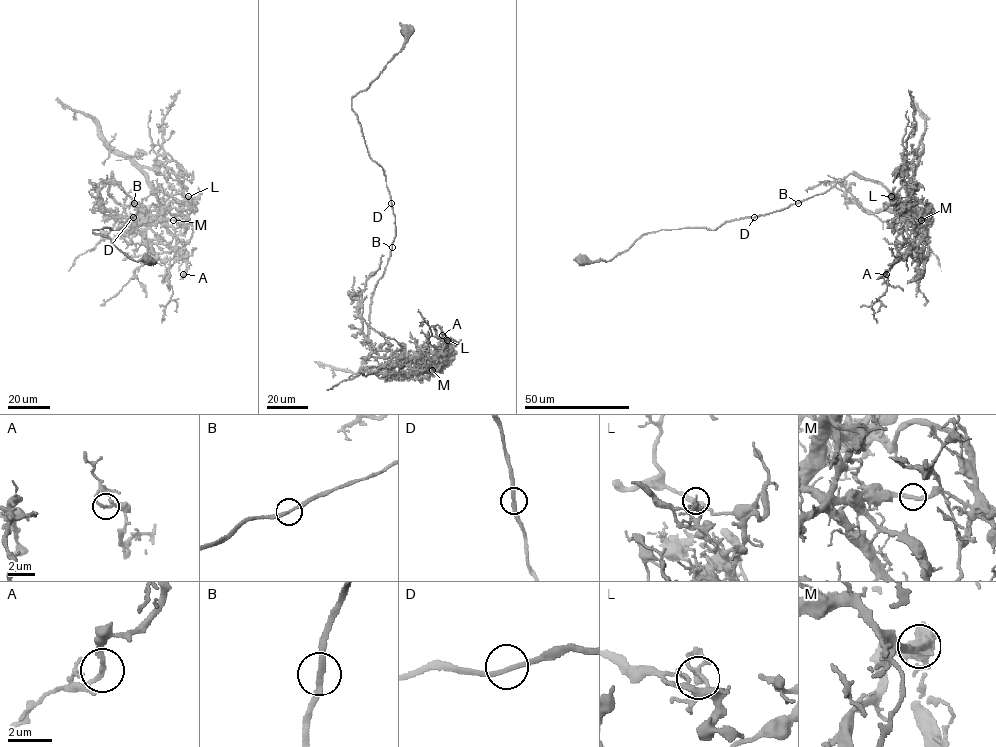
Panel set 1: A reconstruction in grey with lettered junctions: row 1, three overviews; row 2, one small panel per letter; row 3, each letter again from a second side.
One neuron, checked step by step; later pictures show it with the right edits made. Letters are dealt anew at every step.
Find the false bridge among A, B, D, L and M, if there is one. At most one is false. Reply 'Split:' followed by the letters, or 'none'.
Split: M

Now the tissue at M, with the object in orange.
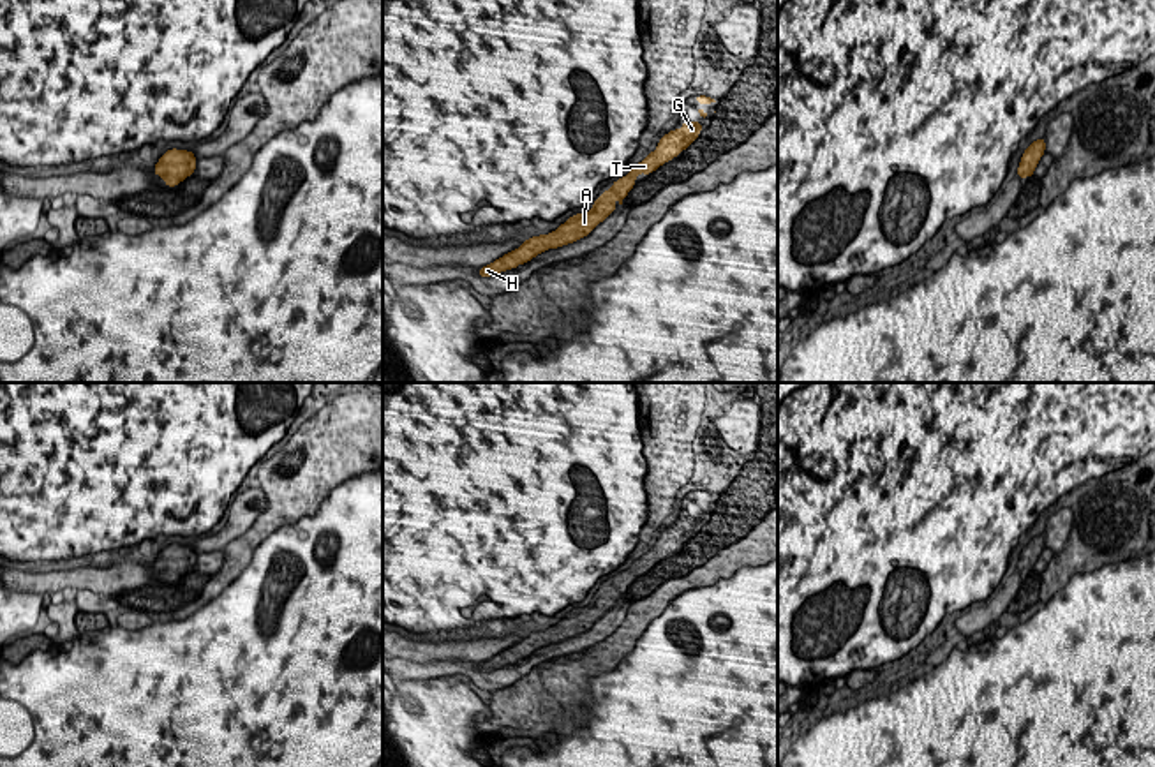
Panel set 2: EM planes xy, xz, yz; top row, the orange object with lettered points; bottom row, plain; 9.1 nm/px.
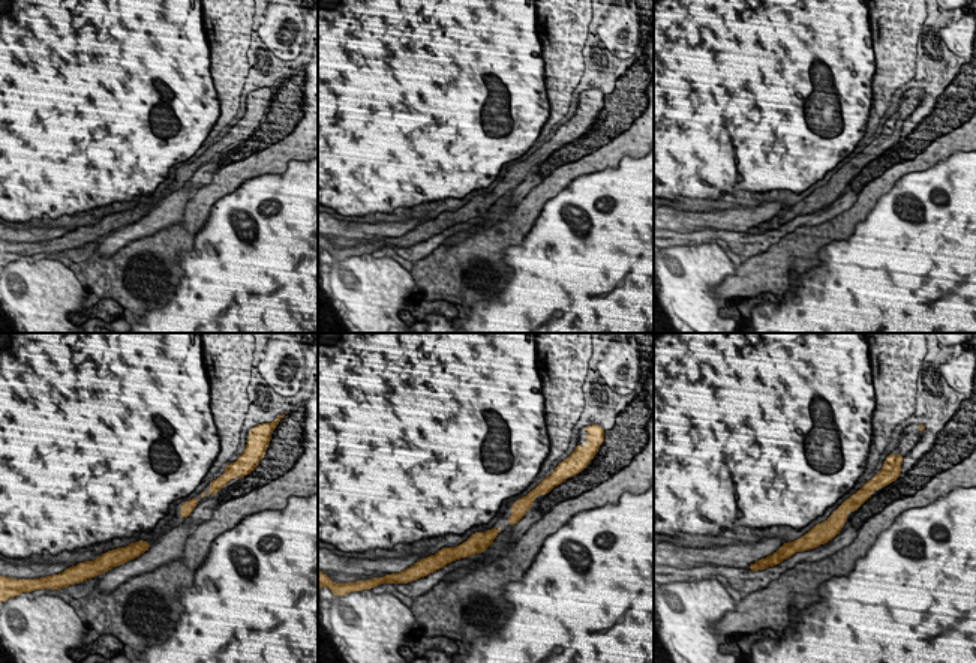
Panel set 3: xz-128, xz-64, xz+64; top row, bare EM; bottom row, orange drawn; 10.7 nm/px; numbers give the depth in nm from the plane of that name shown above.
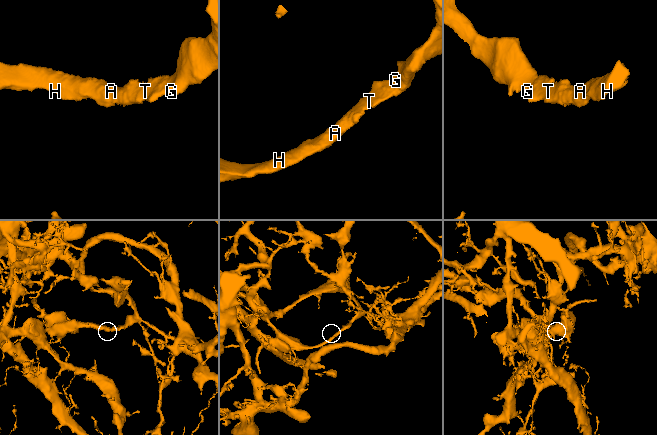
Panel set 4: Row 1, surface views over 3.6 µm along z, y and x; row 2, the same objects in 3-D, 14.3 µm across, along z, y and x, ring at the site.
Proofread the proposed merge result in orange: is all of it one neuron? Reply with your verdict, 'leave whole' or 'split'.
split

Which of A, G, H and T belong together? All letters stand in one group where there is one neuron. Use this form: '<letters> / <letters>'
A G T / H

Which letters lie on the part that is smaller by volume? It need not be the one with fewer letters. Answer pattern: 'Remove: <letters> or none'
Remove: H

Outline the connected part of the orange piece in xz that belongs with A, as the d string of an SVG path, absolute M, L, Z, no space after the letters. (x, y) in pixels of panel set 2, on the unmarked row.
M686 515L681 524L674 524L661 531L654 547L651 547L642 557L635 559L626 571L615 575L610 584L600 589L592 598L591 607L571 610L564 622L555 624L555 629L548 631L547 640L557 644L591 629L600 617L617 605L614 599L615 594L622 599L622 594L635 582L635 575L640 568L651 570L665 557L675 554L700 531L702 524L700 517Z

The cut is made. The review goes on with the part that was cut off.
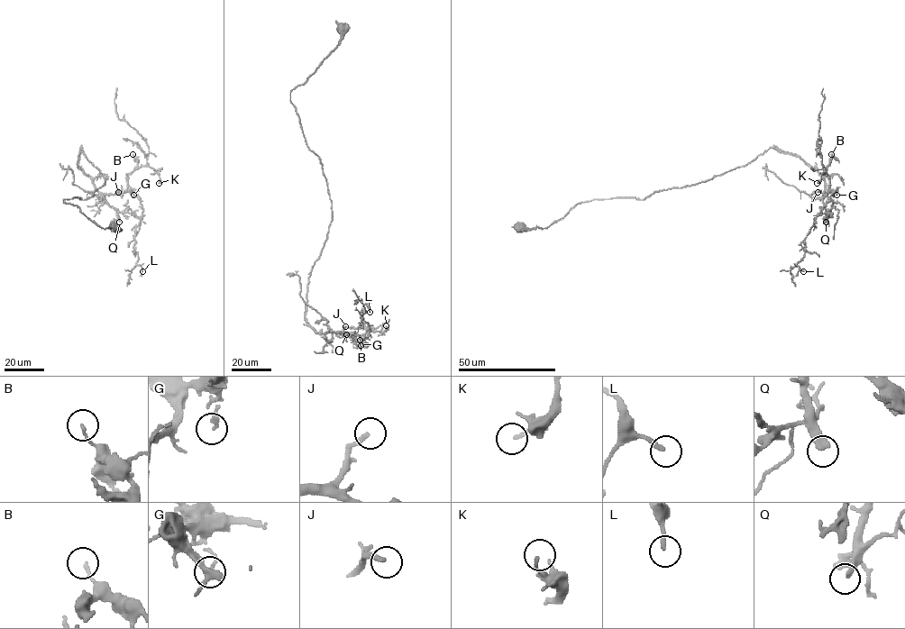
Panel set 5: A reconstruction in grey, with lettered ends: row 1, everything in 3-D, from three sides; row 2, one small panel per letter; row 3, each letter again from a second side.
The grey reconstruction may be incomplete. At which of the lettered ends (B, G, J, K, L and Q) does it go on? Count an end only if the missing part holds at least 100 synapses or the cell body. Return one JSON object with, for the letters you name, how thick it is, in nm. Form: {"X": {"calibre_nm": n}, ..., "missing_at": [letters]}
{"Q": {"calibre_nm": 320}, "missing_at": ["Q"]}

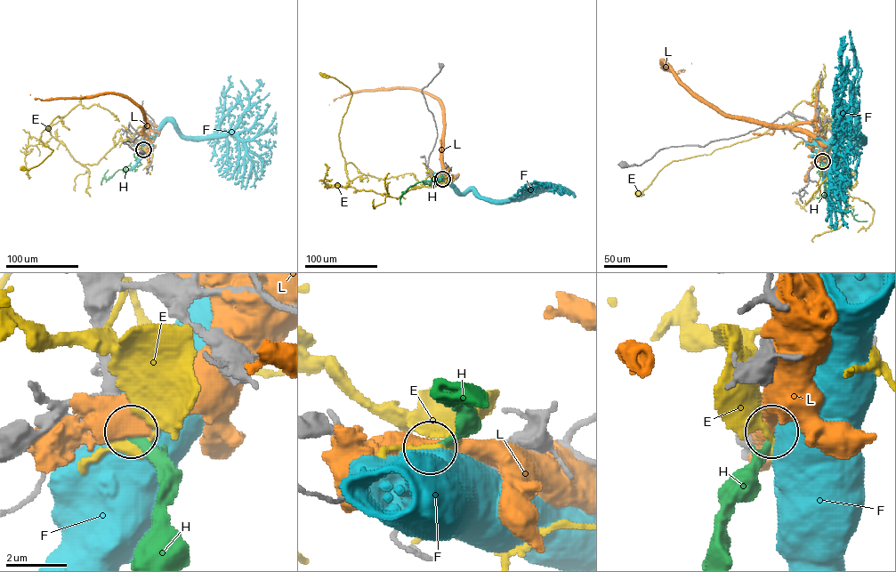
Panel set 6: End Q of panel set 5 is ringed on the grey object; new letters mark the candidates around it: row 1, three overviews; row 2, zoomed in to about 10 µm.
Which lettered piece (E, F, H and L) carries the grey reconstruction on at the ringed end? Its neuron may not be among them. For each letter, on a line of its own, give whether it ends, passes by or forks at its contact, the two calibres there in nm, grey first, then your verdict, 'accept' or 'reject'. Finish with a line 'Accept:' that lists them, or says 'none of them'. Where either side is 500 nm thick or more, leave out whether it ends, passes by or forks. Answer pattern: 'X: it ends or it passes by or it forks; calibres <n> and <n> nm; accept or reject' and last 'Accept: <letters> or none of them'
E: it passes by; calibres 400 and 200 nm; reject
F: calibres 360 and 750 nm; reject
H: it ends; calibres 360 and 240 nm; accept
L: calibres 300 and 750 nm; reject
Accept: H

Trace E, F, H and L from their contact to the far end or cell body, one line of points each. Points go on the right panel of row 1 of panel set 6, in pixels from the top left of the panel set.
E: (822, 160), (835, 142), (856, 184), (843, 176), (834, 134), (795, 121), (673, 160), (639, 193)
F: (823, 159), (831, 146), (831, 137), (847, 117), (843, 109), (837, 116)
H: (822, 161), (819, 171), (825, 177), (826, 197), (828, 195), (839, 212), (849, 211), (857, 221), (867, 221)
L: (822, 160), (822, 146), (811, 136), (723, 116), (698, 100), (663, 61), (662, 64), (675, 74), (691, 63)

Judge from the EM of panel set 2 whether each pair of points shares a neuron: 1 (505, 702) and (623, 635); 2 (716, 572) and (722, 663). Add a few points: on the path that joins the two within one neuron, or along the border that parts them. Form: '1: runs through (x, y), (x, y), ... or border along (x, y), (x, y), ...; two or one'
1: runs through (535, 702), (543, 702), (579, 667), (593, 662); one
2: border along (755, 566), (678, 596); two

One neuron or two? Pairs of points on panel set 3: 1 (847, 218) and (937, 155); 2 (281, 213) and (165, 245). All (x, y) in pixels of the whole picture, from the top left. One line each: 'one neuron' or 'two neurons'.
1: one neuron
2: two neurons

